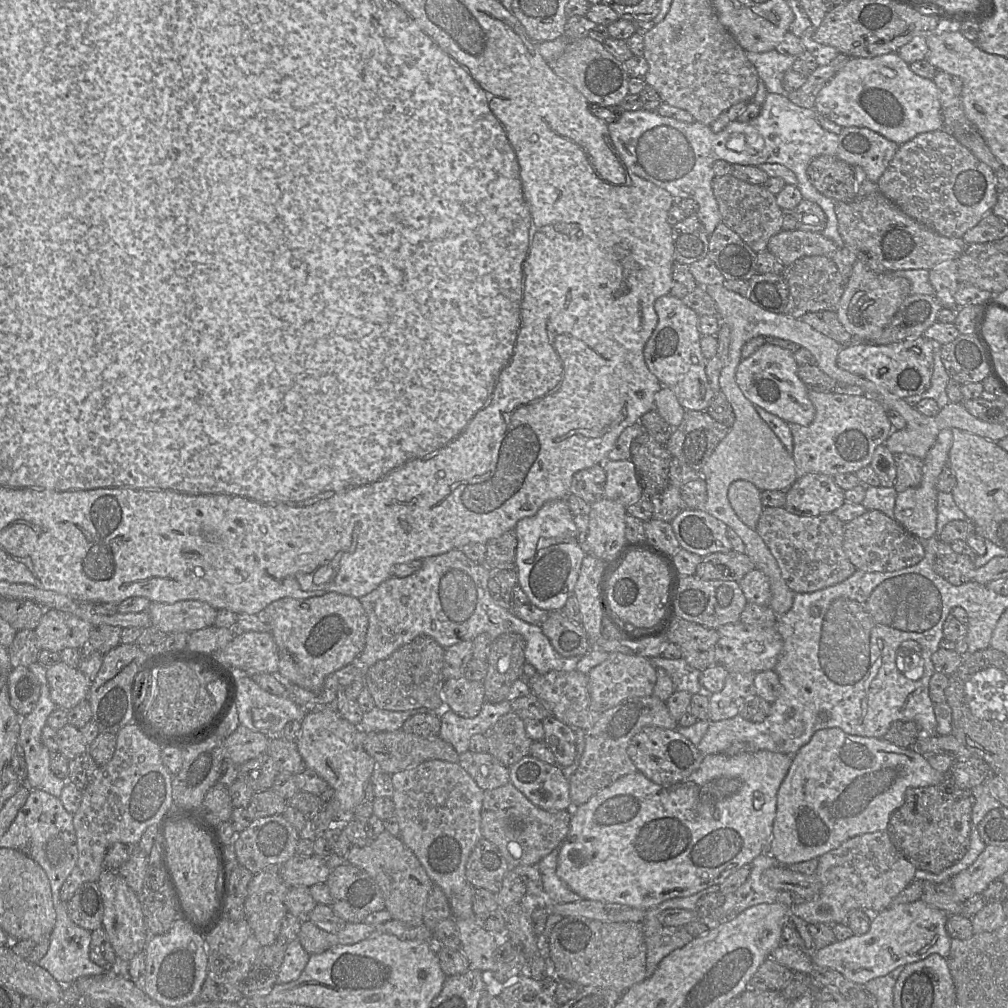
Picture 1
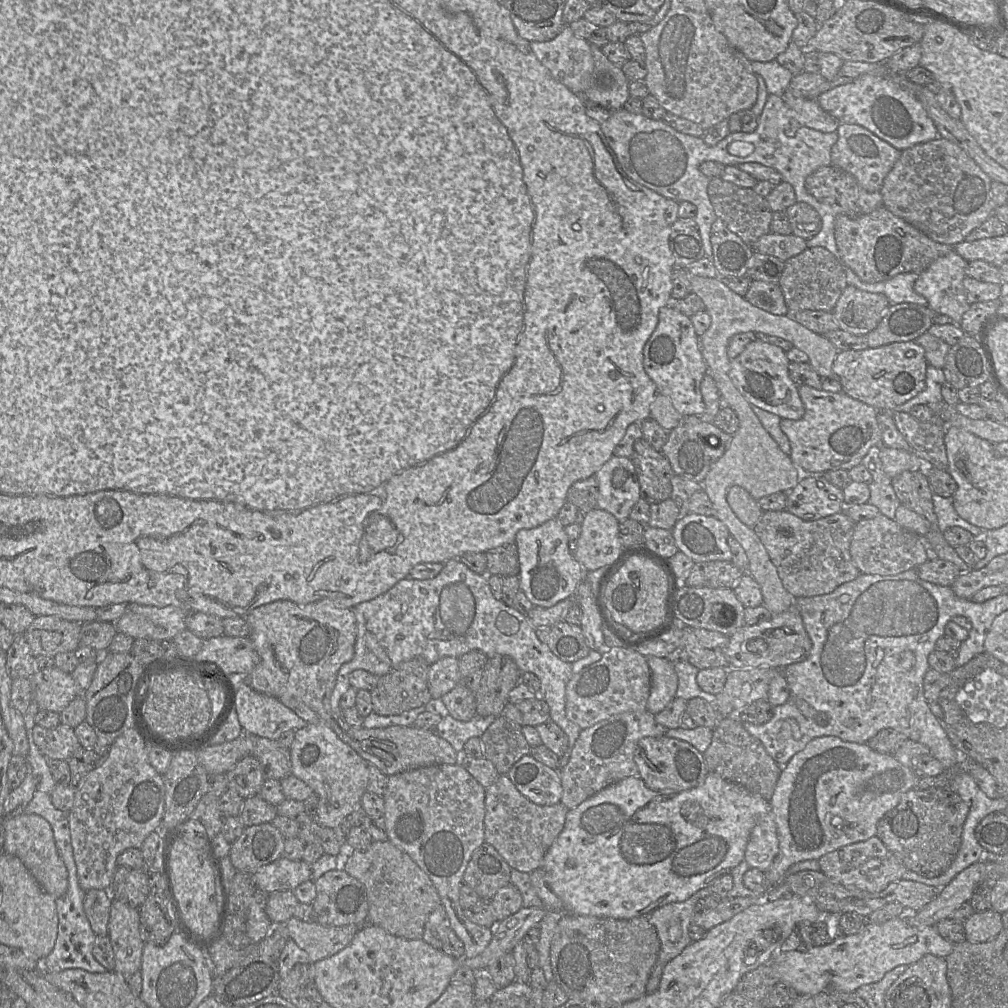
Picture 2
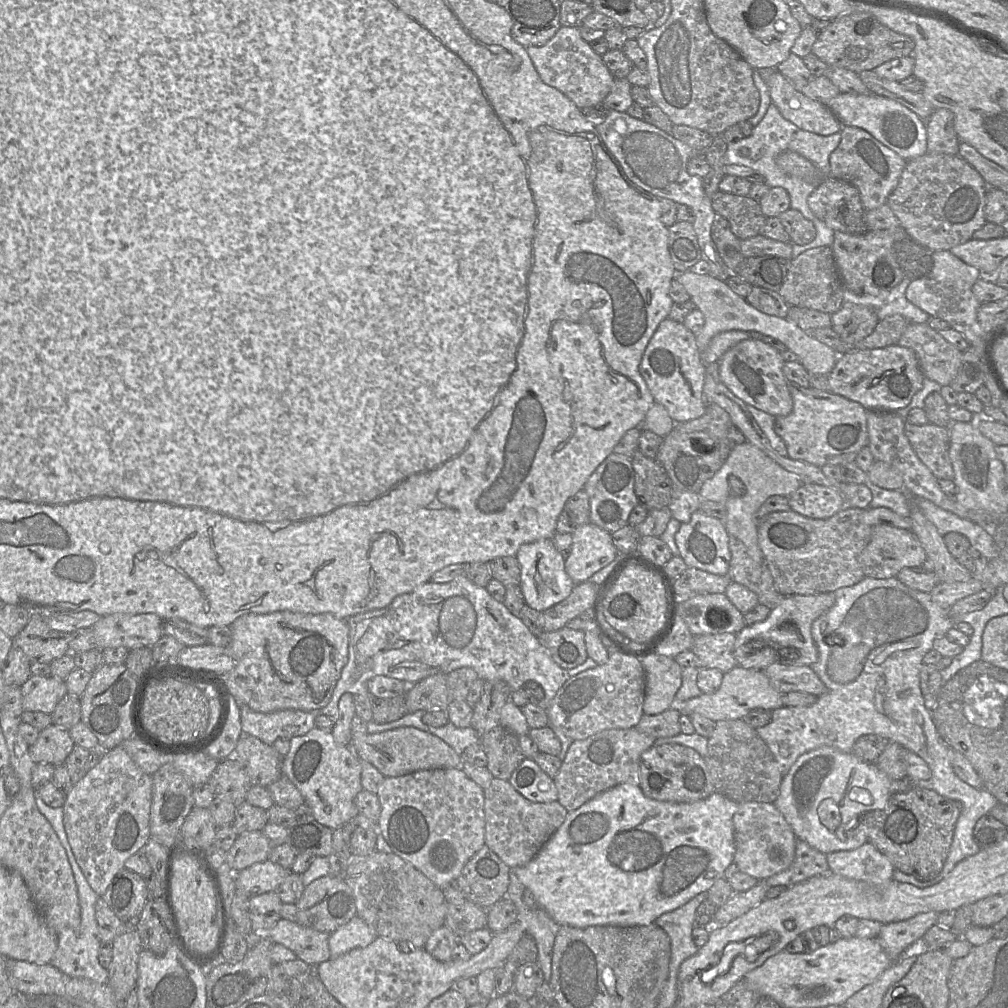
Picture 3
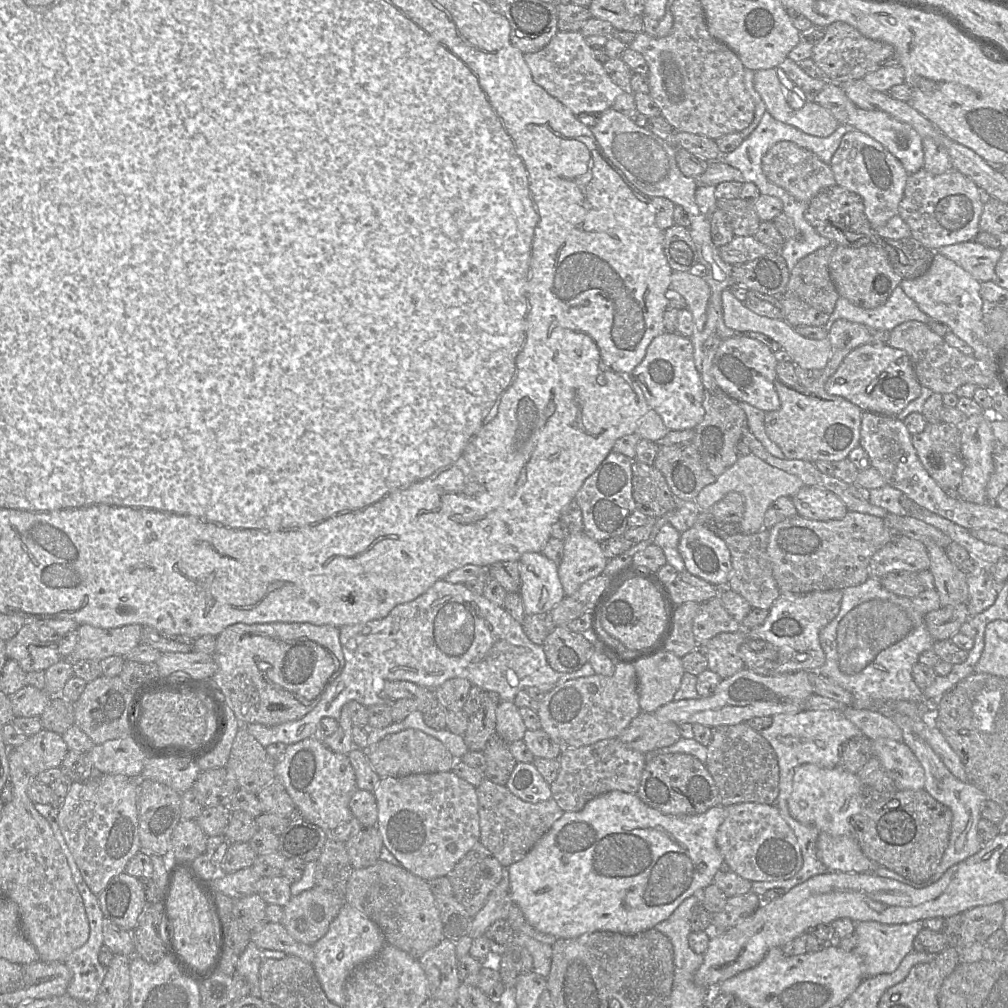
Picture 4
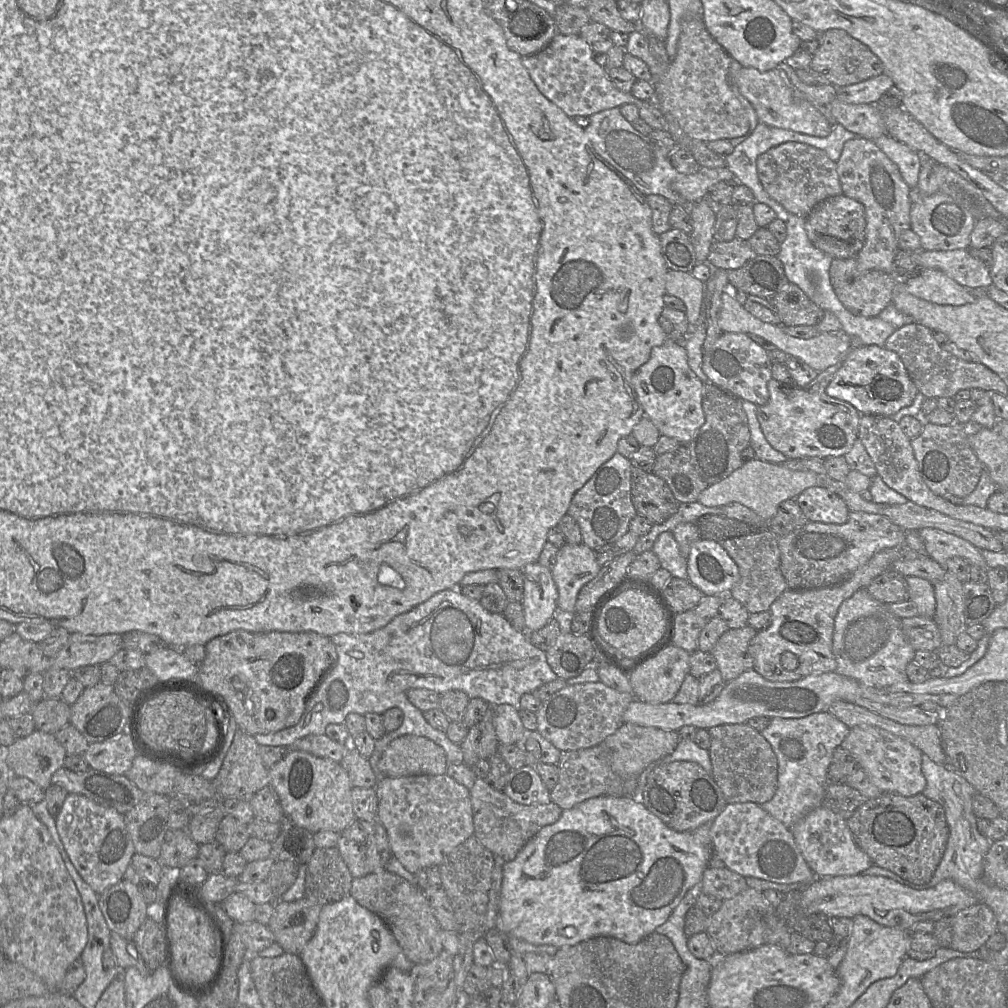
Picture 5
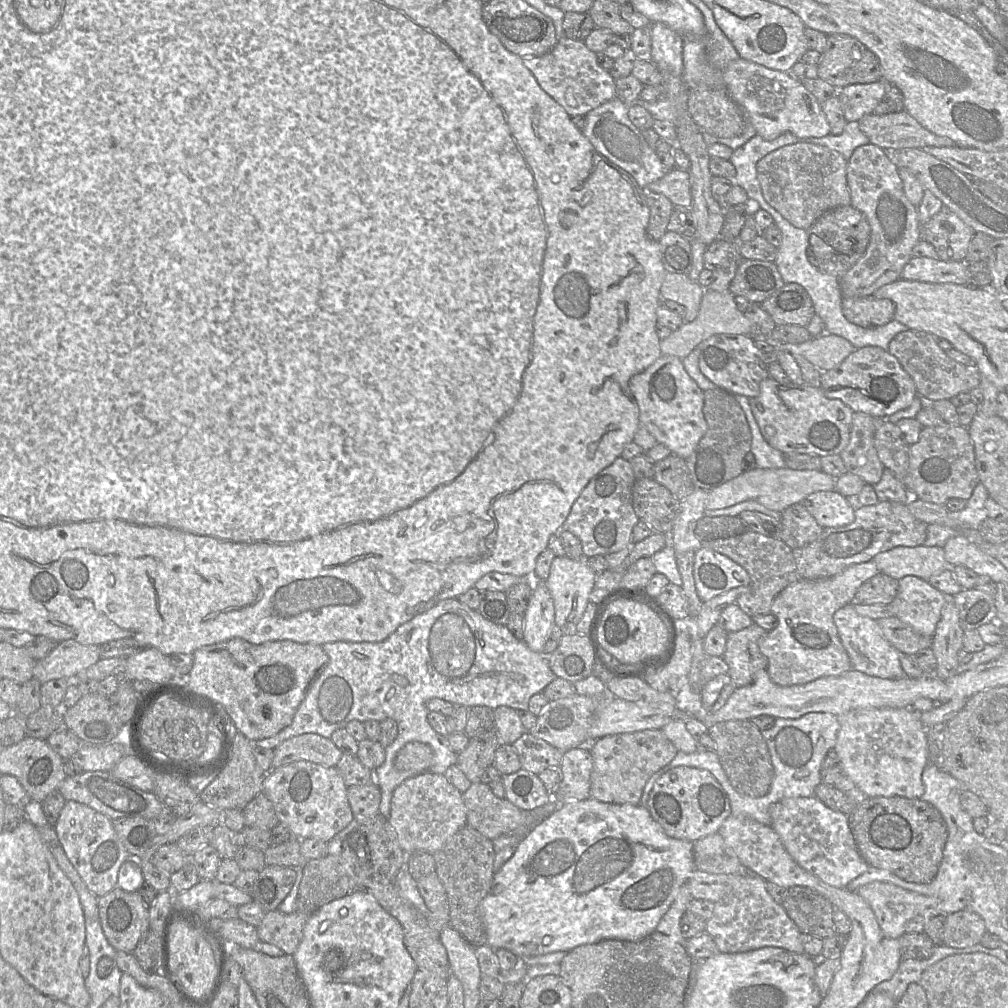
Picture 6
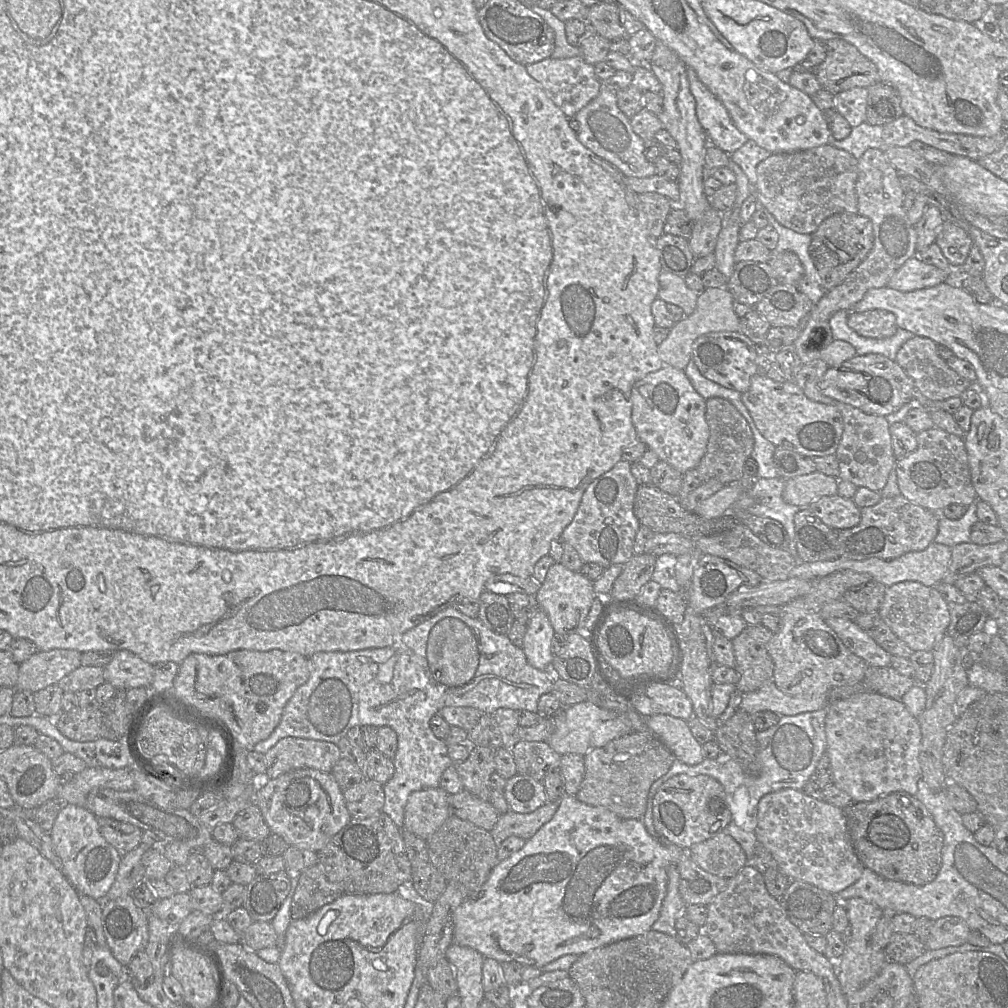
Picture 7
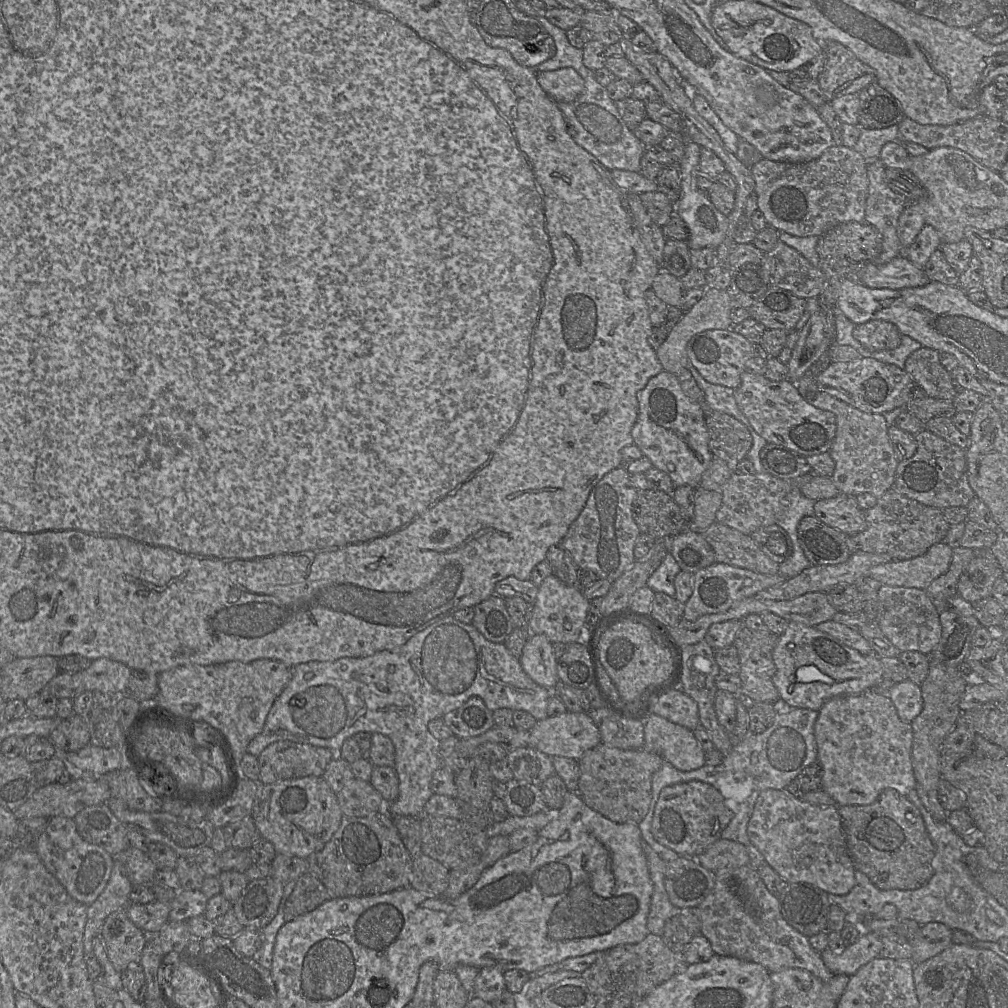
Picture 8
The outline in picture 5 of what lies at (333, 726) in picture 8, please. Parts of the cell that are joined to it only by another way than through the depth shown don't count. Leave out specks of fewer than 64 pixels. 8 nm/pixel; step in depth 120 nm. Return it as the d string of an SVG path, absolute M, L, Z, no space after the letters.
M459 588L440 591L411 611L395 617L385 627L368 634L339 633L331 637L337 651L334 667L320 682L307 701L307 706L299 722L290 728L270 734L256 734L255 741L263 746L288 748L294 742L309 735L324 735L329 724L344 724L350 713L366 715L377 713L383 715L391 708L399 708L404 713L402 725L375 741L374 751L369 758L371 767L377 777L377 784L384 778L378 762L394 739L404 735L426 737L441 746L450 764L463 763L461 746L453 743L446 732L433 728L424 718L423 712L416 708L407 698L407 691L423 688L443 694L450 690L461 690L470 698L482 698L491 706L509 704L520 708L520 698L540 686L556 680L558 676L547 663L546 652L535 647L528 639L527 632L515 629L503 614L491 613L480 601L464 595Z

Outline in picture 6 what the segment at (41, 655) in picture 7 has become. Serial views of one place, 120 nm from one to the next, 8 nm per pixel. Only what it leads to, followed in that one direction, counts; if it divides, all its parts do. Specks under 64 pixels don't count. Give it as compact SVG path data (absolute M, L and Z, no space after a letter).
M73 639L61 641L45 658L36 661L33 678L41 684L59 678L75 680L101 659L99 646L81 644Z

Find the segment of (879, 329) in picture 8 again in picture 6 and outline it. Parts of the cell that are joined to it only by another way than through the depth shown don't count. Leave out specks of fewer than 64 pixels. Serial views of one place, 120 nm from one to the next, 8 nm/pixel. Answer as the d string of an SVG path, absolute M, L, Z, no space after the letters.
M872 296L843 298L843 314L846 319L862 327L881 326L895 316L895 303L890 299Z

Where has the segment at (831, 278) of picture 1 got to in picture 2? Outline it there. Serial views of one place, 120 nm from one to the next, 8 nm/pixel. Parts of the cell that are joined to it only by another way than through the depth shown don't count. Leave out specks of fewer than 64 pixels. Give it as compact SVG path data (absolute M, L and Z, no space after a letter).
M824 247L806 248L800 254L785 261L779 285L790 312L803 310L832 312L840 295L848 285L843 266Z

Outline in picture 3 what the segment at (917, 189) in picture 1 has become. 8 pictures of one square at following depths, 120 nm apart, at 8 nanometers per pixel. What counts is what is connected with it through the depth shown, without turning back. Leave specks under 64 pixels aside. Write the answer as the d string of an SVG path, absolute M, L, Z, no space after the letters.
M926 153L920 157L907 161L896 188L887 199L887 204L889 205L895 216L898 218L900 225L905 229L907 234L912 239L932 251L950 250L951 248L970 240L973 233L983 227L986 223L984 208L986 205L987 191L988 185L984 181L982 176L960 155Z

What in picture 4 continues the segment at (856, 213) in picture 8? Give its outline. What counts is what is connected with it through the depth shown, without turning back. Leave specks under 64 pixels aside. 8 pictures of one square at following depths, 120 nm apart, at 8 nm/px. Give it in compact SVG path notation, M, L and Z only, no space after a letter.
M789 141L778 142L765 153L762 170L770 182L805 203L809 203L822 189L836 184L830 165L821 161L813 152Z

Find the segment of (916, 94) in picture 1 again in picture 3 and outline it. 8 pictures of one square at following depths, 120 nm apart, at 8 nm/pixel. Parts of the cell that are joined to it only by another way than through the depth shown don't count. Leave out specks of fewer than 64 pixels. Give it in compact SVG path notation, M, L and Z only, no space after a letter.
M839 93L827 106L844 125L859 127L909 161L927 153L926 121L897 101L876 94Z

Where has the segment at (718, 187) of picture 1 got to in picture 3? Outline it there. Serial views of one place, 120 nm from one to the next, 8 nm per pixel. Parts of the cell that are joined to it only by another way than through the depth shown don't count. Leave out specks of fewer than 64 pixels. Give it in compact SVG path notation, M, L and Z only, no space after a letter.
M719 190L714 193L711 201L715 213L727 219L738 239L744 240L761 234L767 217L756 200L749 196L739 196Z

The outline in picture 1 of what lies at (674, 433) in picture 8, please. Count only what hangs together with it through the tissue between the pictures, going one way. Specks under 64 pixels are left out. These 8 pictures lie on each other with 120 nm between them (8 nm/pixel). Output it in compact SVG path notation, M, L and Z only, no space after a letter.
M671 294L656 299L655 311L658 315L658 323L644 347L644 359L649 370L658 378L663 387L668 387L676 395L679 403L685 410L707 411L714 392L706 375L706 361L701 351L701 337L699 331L699 316L682 299Z

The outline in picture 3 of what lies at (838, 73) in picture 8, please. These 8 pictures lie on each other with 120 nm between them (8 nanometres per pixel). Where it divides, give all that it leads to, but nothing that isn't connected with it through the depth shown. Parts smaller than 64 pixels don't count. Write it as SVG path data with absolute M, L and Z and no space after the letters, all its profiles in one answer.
M856 12L833 19L817 36L811 52L828 68L845 68L858 74L892 59L911 56L914 47L911 37L891 30L870 13Z

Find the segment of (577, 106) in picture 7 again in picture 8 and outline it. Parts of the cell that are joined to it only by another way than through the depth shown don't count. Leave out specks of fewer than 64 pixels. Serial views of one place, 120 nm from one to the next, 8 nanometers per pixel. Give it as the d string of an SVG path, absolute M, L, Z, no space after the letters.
M571 67L536 72L542 89L557 103L571 102L583 91L583 78Z

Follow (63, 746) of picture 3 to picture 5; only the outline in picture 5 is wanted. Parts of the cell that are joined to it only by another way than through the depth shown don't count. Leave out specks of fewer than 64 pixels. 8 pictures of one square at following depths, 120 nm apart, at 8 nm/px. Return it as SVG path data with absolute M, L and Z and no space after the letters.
M34 730L24 738L16 738L14 743L5 749L6 762L12 776L26 777L37 784L44 791L51 785L51 776L63 767L67 753L57 741L54 734Z

